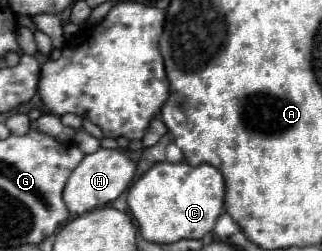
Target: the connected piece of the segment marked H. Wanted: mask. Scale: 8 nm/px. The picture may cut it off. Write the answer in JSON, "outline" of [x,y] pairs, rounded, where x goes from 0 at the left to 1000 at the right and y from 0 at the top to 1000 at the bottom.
{"outline":[[[307,586],[295,610],[264,618],[258,641],[214,697],[214,721],[196,761],[202,817],[227,857],[258,857],[270,841],[289,841],[295,825],[357,801],[407,737],[413,705],[419,705],[419,649],[407,641],[401,618],[388,618],[388,602]]]}

